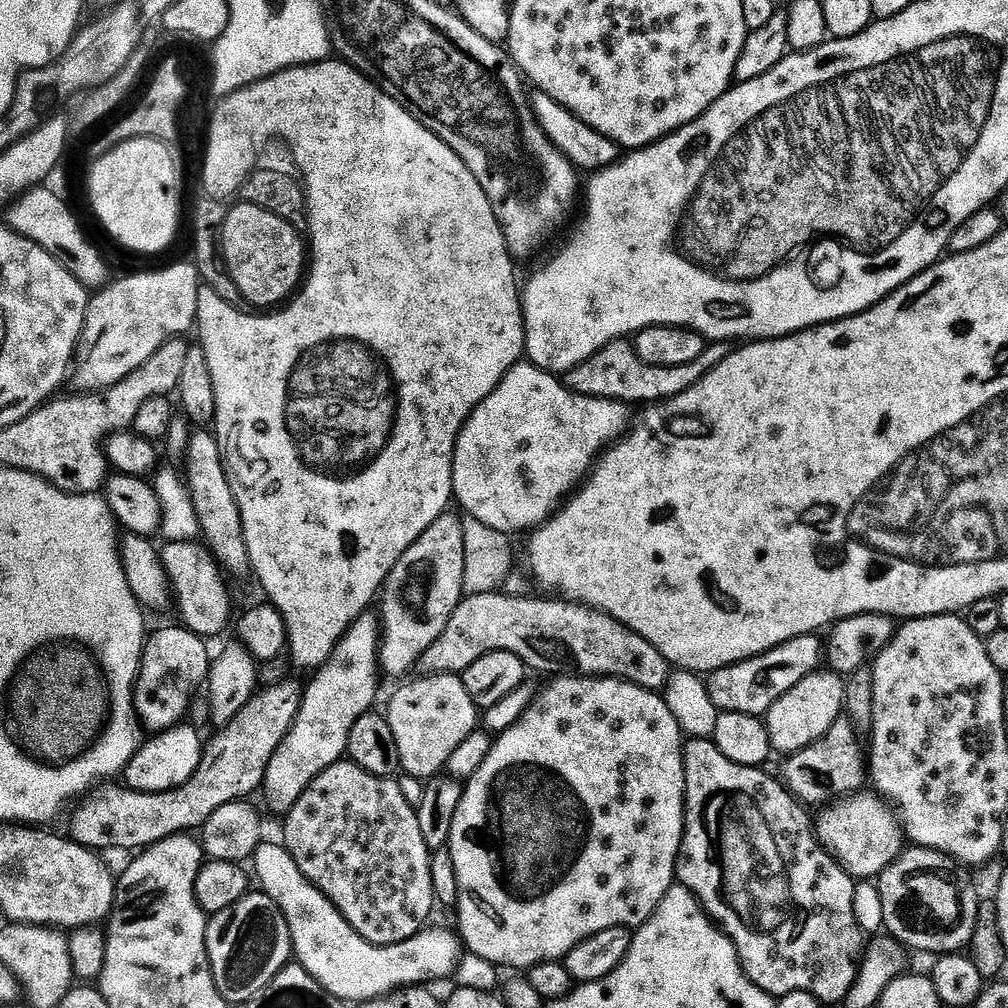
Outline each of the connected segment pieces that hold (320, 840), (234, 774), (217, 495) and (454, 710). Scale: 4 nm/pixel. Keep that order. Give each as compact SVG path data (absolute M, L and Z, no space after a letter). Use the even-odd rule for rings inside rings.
M344 758L318 773L283 817L282 844L302 874L333 903L358 935L378 947L390 947L421 932L432 912L431 906L424 903L436 900L432 886L433 857L429 849L417 846L411 852L404 845L408 840L408 827L415 825L416 810L413 801L404 797L396 782L370 774Z
M236 716L219 733L220 749L213 756L205 755L193 779L179 788L168 792L135 792L119 786L89 791L72 816L71 839L93 850L145 850L168 836L191 833L191 828L203 829L214 810L247 801L251 792L261 791L271 758L291 728L288 720L239 720Z
M206 430L197 432L200 433L193 436L188 446L184 476L197 514L201 537L217 563L227 566L232 562L245 559L244 527L224 468L221 466L221 456L215 435L209 431L206 433Z
M421 675L419 679L402 685L393 694L386 715L390 730L394 730L394 742L398 742L401 769L417 776L420 782L427 782L447 769L450 754L454 754L466 734L477 731L478 709L470 694L466 694L459 675Z

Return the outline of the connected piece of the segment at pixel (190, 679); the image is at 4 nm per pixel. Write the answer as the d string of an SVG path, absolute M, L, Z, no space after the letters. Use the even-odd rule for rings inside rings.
M169 626L153 631L145 639L146 654L142 686L148 697L147 718L159 733L179 725L187 717L188 708L197 695L196 687L203 685L209 677L210 655L201 637L183 626Z

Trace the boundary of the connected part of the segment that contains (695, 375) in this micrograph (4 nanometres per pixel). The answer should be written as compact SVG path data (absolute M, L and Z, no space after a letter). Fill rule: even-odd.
M712 342L705 347L702 354L698 354L698 358L694 358L694 362L686 362L686 366L650 366L646 362L638 362L638 374L636 372L634 374L632 372L630 374L610 372L614 366L608 358L606 360L595 360L593 356L590 356L580 365L588 366L590 362L594 362L594 397L597 399L618 400L620 403L629 406L635 406L635 404L652 406L657 402L672 400L678 394L690 390L690 386L698 383L708 372L714 371L733 350L731 343ZM600 388L602 388L602 392L598 393Z

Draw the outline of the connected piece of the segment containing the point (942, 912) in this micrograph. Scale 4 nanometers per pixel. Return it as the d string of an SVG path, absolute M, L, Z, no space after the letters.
M909 847L878 877L887 935L904 948L937 954L967 949L982 903L972 880L957 861L933 848Z

